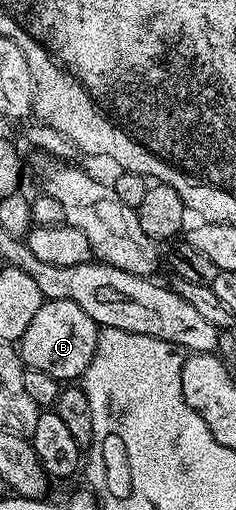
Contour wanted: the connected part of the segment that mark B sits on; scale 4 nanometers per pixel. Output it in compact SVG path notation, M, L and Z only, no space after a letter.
M46 300L19 340L20 361L27 369L46 372L57 380L79 379L86 372L90 360L94 360L100 332L101 327L90 320L78 304L70 300Z

